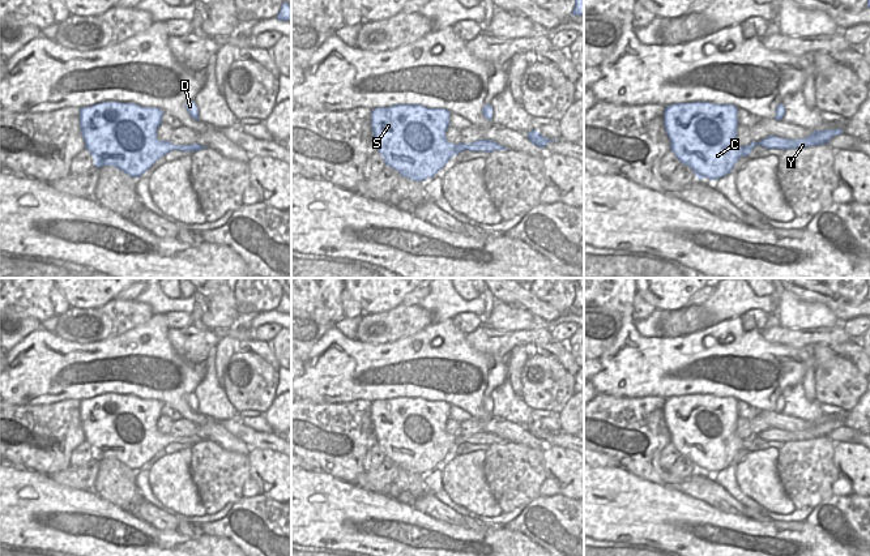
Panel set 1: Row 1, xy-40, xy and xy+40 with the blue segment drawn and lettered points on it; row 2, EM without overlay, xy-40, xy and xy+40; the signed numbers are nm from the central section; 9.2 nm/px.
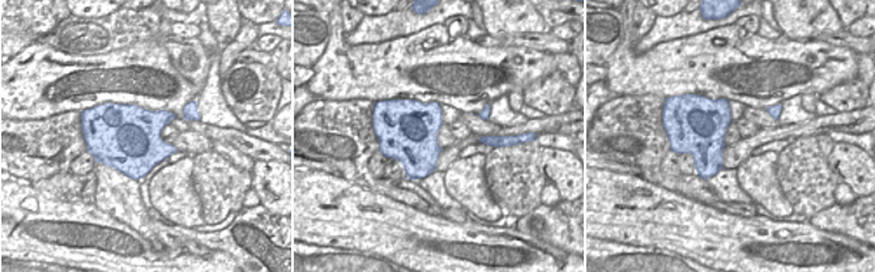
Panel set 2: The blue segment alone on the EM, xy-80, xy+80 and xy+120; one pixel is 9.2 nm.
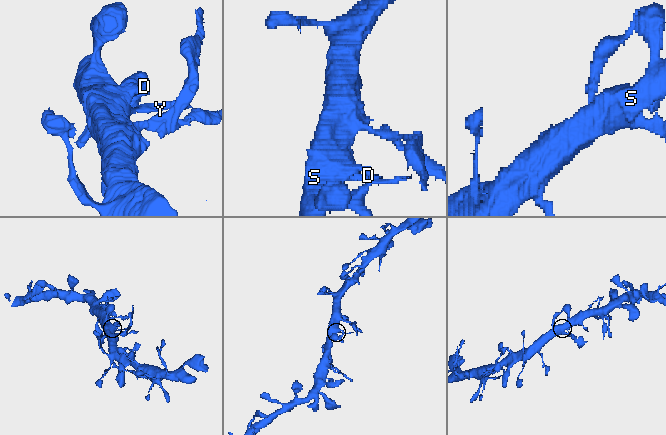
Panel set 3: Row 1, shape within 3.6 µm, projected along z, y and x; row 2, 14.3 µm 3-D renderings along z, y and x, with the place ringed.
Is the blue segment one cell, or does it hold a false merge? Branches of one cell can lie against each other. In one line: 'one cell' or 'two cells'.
one cell

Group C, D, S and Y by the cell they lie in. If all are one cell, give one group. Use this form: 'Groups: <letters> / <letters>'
Groups: C D S Y.

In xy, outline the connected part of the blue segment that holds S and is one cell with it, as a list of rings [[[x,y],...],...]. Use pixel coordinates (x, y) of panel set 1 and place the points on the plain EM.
[[[395,397],[371,403],[371,420],[385,458],[414,474],[434,470],[445,456],[464,442],[507,442],[490,432],[451,436],[445,424],[451,405],[422,397]]]

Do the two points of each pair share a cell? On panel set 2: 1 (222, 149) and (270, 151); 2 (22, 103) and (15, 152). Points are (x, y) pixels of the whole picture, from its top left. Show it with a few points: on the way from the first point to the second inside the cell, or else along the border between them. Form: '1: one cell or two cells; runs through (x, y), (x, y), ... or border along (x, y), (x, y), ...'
1: two cells; border along (212, 140), (233, 145), (252, 161)
2: two cells; border along (50, 115), (42, 119), (13, 120)

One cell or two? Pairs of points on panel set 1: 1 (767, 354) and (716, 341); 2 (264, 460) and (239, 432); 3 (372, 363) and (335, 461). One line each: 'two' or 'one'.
1: one
2: two
3: two

